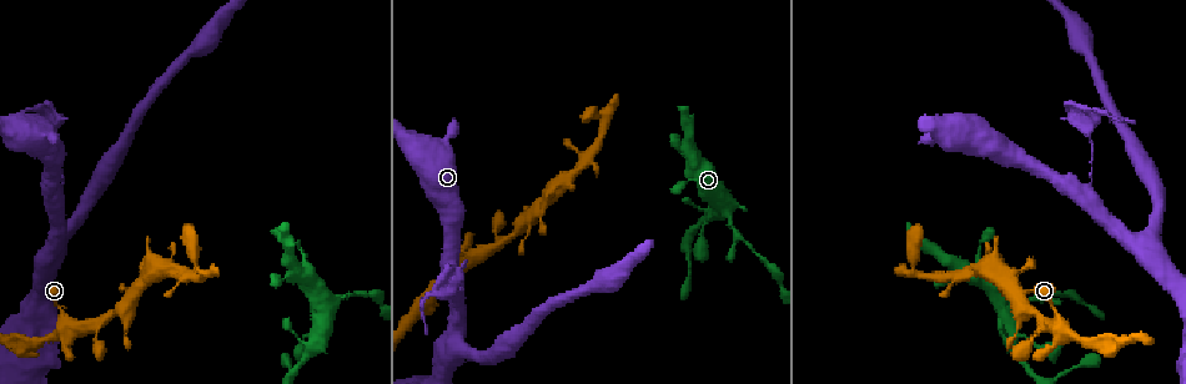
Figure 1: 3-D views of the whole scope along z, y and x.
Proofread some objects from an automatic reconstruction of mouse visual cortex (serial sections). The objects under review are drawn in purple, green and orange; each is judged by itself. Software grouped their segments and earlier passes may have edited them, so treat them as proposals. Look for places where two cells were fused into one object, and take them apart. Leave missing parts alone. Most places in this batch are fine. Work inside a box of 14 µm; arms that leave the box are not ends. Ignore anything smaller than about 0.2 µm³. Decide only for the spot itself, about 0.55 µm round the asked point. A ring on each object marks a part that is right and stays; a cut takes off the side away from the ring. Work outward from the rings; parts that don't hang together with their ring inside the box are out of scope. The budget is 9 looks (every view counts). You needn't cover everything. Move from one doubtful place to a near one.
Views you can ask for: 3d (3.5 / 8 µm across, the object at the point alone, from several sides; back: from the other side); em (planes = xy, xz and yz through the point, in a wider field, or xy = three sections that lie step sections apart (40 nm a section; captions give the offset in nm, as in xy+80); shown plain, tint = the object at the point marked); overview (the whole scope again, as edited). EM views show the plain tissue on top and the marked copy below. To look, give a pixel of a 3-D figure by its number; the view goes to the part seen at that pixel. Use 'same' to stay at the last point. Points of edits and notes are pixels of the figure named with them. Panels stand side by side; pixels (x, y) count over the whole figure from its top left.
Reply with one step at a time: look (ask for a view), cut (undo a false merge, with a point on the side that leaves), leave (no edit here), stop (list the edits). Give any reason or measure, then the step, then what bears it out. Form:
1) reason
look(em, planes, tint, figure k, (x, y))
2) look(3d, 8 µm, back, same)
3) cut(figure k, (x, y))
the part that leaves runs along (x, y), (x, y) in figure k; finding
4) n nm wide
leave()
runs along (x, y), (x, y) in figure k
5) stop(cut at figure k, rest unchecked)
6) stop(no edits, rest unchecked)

abrupt turn
look(3d, 3.5 µm, figure 1, (1085, 188))

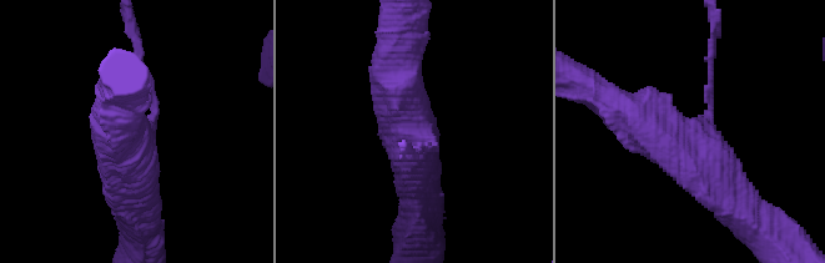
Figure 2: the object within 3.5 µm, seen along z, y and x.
look(em, planes, tint, figure 2, (425, 137))

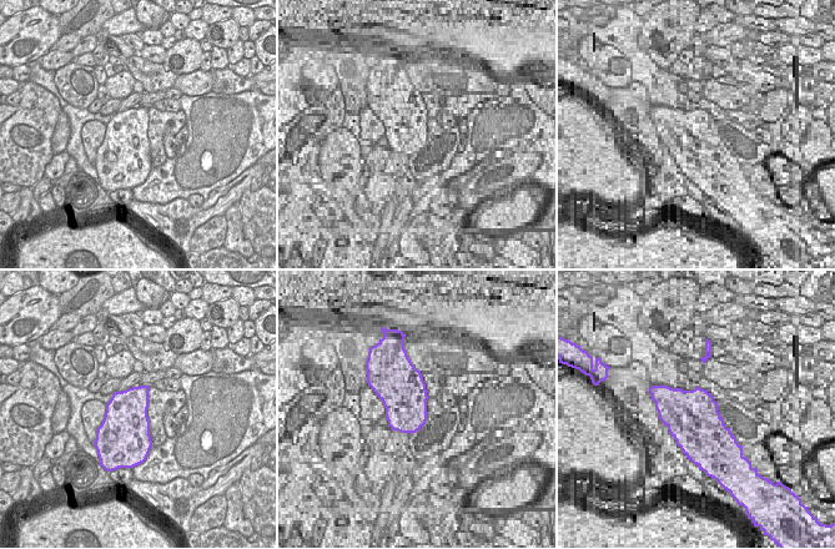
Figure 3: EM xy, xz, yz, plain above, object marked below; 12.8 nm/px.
3 arms; arms of 100, 500, 500 nm
leave()
runs along (617, 105), (674, 136), (742, 208) in figure 2; all the same cell

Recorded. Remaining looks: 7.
calibre changes
look(3d, 3.5 µm, figure 1, (1086, 131))

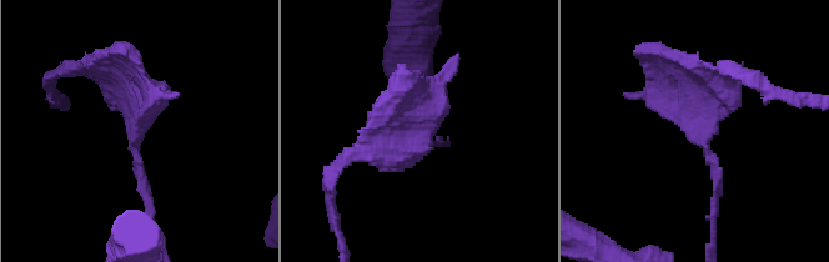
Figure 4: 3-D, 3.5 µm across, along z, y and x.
look(em, xy, step 5, tint, figure 4, (417, 131))

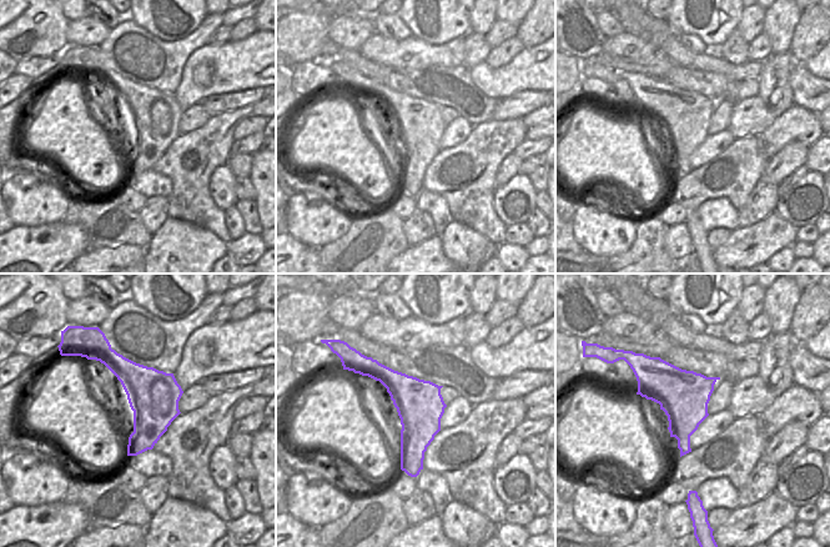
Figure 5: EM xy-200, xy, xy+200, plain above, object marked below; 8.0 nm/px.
leave()
runs along (149, 202), (134, 149), (141, 102), (99, 75) in figure 4; one cell here

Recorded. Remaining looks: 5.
small branch off a trunk
look(3d, 3.5 µm, figure 1, (727, 212))

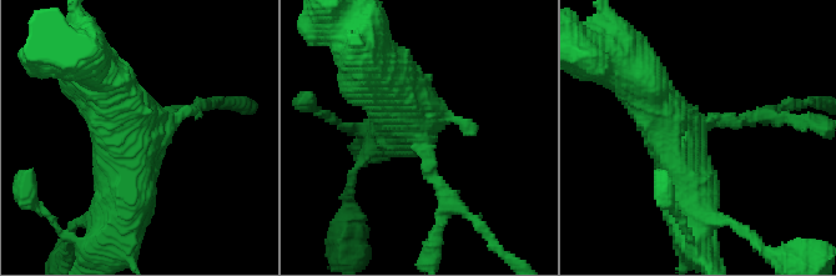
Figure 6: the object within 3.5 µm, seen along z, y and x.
shape alone is not enough
look(em, xy, step 2, tint, figure 6, (422, 136))

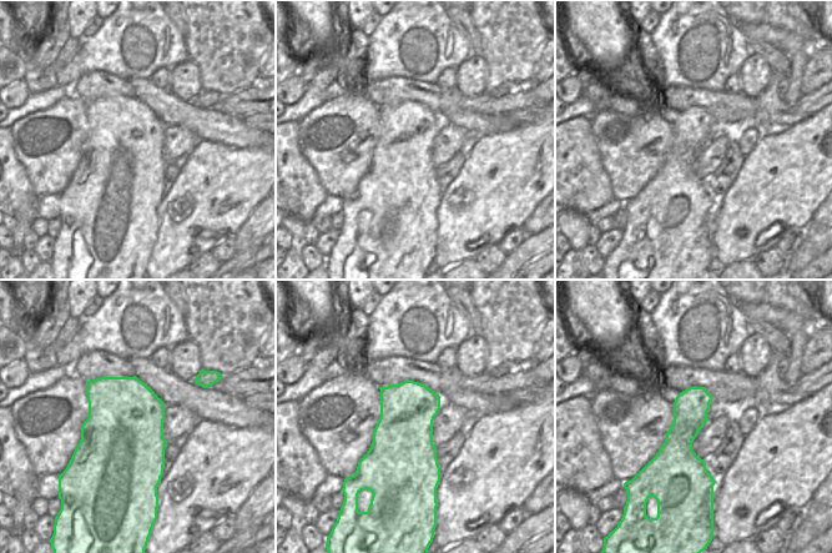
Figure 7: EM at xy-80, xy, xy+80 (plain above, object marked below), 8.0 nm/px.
look(em, planes, tint, same)

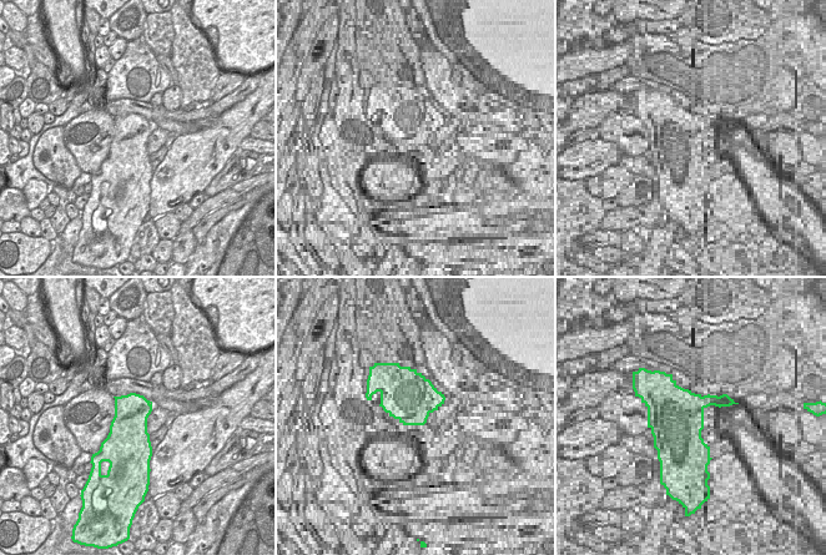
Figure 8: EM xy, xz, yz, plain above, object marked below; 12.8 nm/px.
leave()
one cell here

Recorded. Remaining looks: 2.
a narrow waist
look(3d, 8 µm, figure 1, (469, 258))

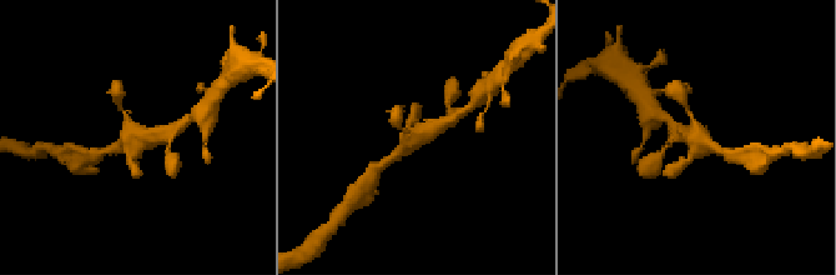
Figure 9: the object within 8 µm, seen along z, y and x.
look(3d, 3.5 µm, figure 9, (697, 135))

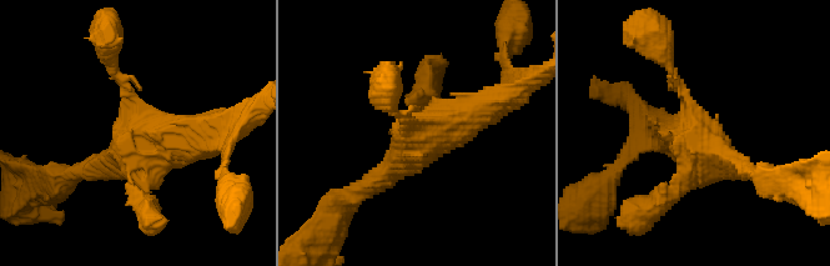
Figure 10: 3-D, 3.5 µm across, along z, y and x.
leave()
runs along (109, 63), (150, 135), (220, 128) in figure 10; all the same cell

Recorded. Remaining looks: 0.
stop(no edits, rest unchecked)

